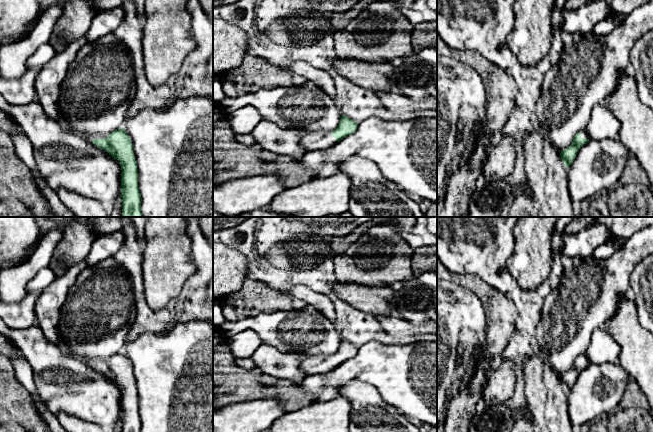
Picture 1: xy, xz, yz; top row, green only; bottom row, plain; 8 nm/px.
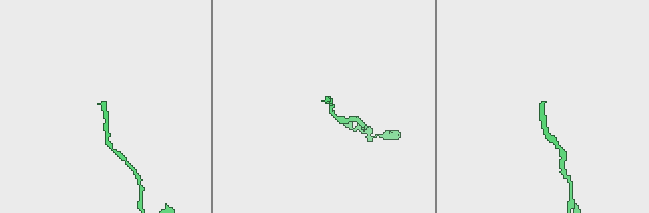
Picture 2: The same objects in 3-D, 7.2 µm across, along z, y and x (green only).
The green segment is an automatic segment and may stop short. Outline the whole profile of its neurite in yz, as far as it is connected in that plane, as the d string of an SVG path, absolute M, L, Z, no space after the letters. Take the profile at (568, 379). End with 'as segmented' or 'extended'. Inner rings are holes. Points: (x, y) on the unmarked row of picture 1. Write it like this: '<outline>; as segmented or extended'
M581 354L580 356L578 356L575 359L575 361L572 365L572 368L565 374L561 375L560 381L561 381L564 389L566 390L566 392L572 388L579 373L584 368L586 368L588 365L589 365L588 358L586 357L585 354Z; extended

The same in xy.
M124 352L109 359L89 359L85 363L120 386L122 432L141 432L142 422L138 412L137 386L130 361Z; extended

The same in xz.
M345 339L341 340L338 351L332 356L310 356L301 363L307 375L326 373L356 355L358 348Z; extended

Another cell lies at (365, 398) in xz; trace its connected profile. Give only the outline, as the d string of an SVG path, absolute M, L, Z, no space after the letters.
M354 379L337 387L338 396L350 400L352 413L350 414L350 432L419 432L408 421L407 417L400 414L395 407L386 403L377 389L360 380Z

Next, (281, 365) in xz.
M261 344L254 351L251 360L255 368L263 373L299 384L307 376L301 369L301 363L306 357L302 353L287 353L272 345Z

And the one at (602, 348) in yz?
M604 327L596 328L584 354L589 364L618 363L620 346Z

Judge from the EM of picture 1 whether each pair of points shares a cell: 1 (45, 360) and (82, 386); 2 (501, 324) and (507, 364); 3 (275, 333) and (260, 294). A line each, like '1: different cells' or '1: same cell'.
1: same cell
2: different cells
3: different cells

